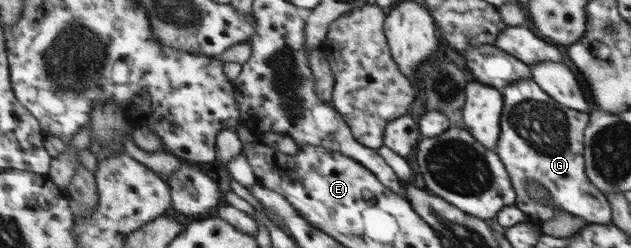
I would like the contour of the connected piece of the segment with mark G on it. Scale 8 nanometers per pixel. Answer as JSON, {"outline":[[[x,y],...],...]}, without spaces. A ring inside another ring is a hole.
{"outline":[[[532,78],[519,79],[499,90],[503,95],[503,109],[496,154],[501,157],[517,190],[514,205],[526,215],[527,220],[539,224],[553,219],[557,209],[584,218],[589,224],[612,223],[613,208],[609,199],[585,173],[584,132],[590,115],[563,106]],[[529,181],[537,181],[549,191],[550,205],[543,205],[540,197],[529,195]]]}

